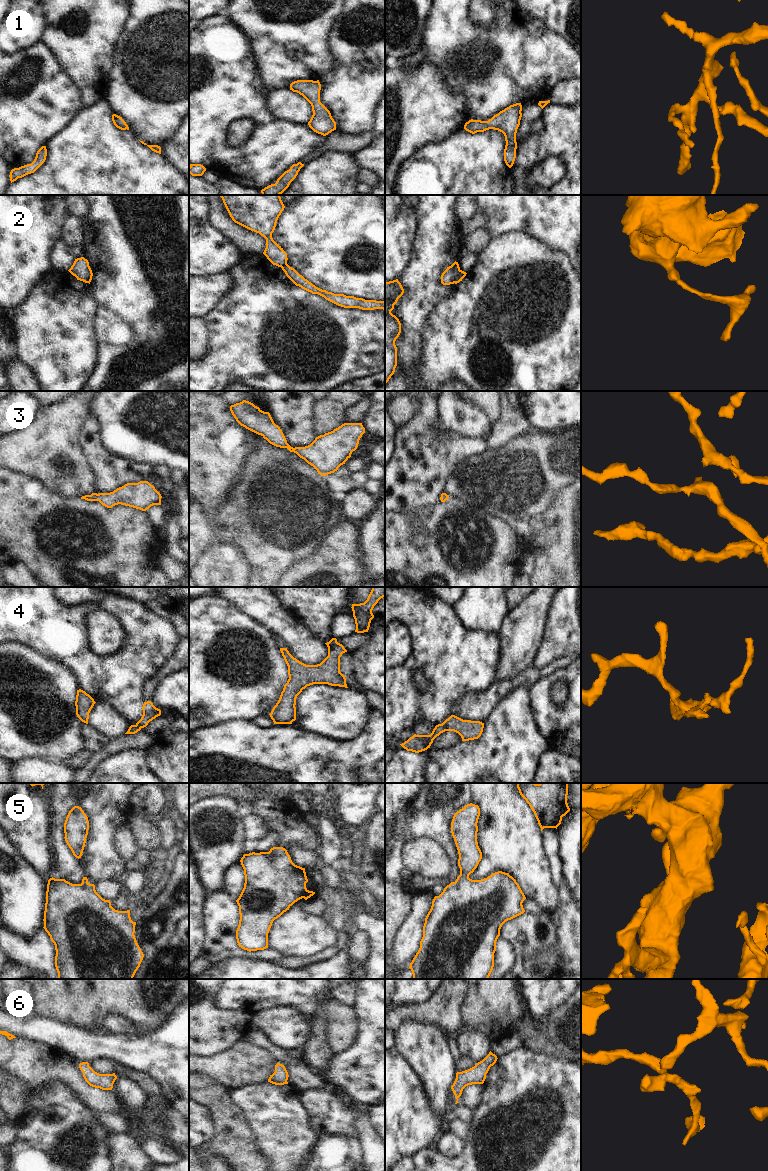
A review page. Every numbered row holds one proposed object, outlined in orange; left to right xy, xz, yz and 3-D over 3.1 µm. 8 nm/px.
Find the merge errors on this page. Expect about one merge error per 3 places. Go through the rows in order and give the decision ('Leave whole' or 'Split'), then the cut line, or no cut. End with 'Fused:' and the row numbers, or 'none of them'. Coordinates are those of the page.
1: Leave whole. No split
2: Split. Split along yz (460, 270), (453, 282)
3: Leave whole. No split
4: Split. Split along xz (337, 642), (328, 649)
5: Leave whole. No split
6: Leave whole. No split
Fused: 2, 4.

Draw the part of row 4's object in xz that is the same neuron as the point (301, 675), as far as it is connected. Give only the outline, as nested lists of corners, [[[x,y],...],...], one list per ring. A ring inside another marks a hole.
[[[337,642],[329,648],[328,656],[317,665],[300,662],[287,648],[280,648],[280,651],[288,666],[289,679],[269,714],[274,724],[292,724],[296,720],[296,698],[307,686],[328,684],[348,688],[346,678],[340,672],[340,657],[347,652],[342,644]]]

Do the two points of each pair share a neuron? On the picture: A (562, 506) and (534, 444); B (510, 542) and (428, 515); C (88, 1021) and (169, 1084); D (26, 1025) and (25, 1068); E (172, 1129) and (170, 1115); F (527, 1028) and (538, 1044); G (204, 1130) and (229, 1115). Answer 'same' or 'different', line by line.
A: different
B: same
C: different
D: different
E: same
F: same
G: different

